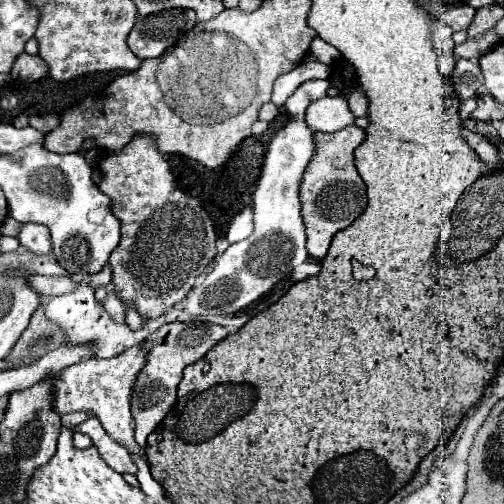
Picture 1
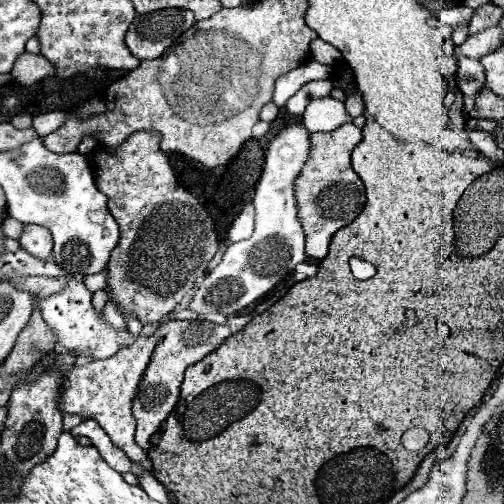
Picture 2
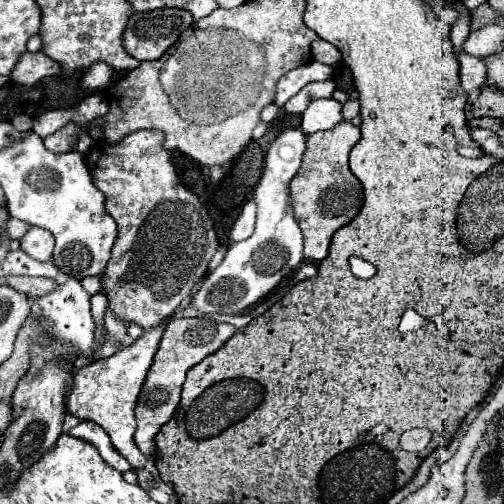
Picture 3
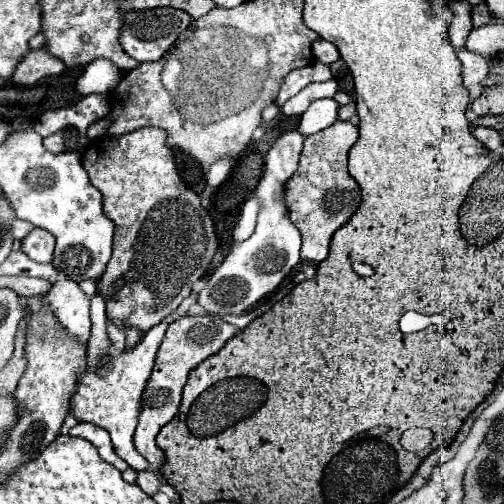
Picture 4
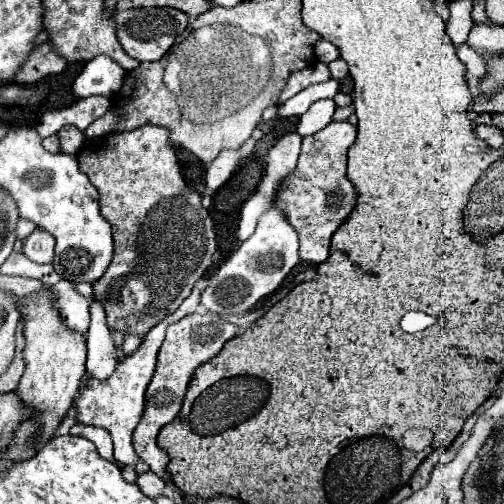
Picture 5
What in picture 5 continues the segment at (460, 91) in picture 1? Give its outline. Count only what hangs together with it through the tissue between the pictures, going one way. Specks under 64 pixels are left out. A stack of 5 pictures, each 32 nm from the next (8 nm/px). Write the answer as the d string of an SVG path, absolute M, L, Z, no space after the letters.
M462 44L458 48L458 58L466 66L466 82L468 82L468 86L478 84L486 76L486 62L484 62L484 58L478 52L472 52L472 48L468 48L468 44Z

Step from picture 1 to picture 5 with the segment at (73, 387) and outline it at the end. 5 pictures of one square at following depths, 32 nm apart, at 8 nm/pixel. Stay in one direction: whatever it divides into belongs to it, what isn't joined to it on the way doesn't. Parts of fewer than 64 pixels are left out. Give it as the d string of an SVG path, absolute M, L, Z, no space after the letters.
M194 288L192 294L180 304L180 308L166 316L160 324L156 324L148 334L146 338L142 340L142 344L138 346L138 350L130 356L122 356L118 358L118 364L116 364L116 370L110 378L106 380L96 380L96 378L90 378L86 380L86 386L78 392L78 396L74 398L74 408L76 408L76 418L78 422L84 422L84 424L92 424L92 426L100 426L100 428L106 428L110 434L112 434L112 442L114 442L114 456L116 460L120 460L122 464L128 464L128 466L134 466L137 474L147 472L149 466L140 460L136 452L134 452L134 446L132 446L132 432L136 428L136 424L140 422L140 416L144 412L144 392L146 392L146 386L148 386L148 380L152 380L152 372L154 372L154 366L156 366L156 354L158 354L158 348L164 340L164 332L166 328L172 324L172 322L178 322L180 318L188 316L194 312L194 308L200 304L200 290Z

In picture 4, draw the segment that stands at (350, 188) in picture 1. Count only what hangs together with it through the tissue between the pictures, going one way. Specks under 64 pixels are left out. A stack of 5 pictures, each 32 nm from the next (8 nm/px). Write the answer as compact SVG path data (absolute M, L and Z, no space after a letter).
M336 122L332 128L306 138L300 166L286 184L286 200L292 222L302 232L302 258L322 262L328 256L332 234L342 228L360 206L360 186L348 174L348 152L358 140L358 128L350 122Z

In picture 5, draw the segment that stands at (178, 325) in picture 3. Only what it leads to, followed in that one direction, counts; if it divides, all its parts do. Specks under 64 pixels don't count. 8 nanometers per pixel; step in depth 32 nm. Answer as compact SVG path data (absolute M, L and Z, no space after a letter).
M200 312L200 314L190 314L174 324L168 326L166 330L166 338L158 350L158 362L156 362L156 370L154 376L146 388L146 408L144 414L140 418L140 424L134 430L132 442L134 442L134 450L136 454L150 466L152 472L156 472L160 478L164 478L166 482L170 482L170 476L166 474L166 464L168 464L168 456L162 448L158 448L156 444L156 436L160 432L162 426L170 424L176 414L182 408L182 398L188 386L188 380L192 378L194 370L208 362L210 358L214 358L222 346L234 338L238 334L238 328L230 322L226 322L224 318L220 318L218 314L212 312Z

